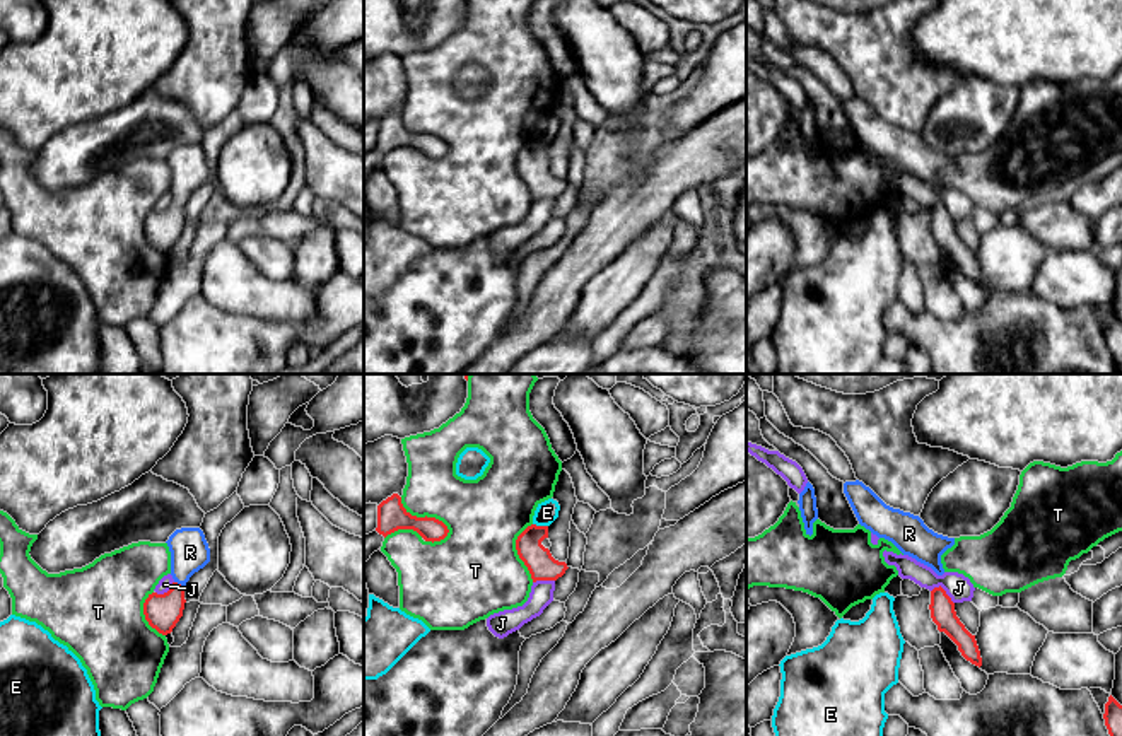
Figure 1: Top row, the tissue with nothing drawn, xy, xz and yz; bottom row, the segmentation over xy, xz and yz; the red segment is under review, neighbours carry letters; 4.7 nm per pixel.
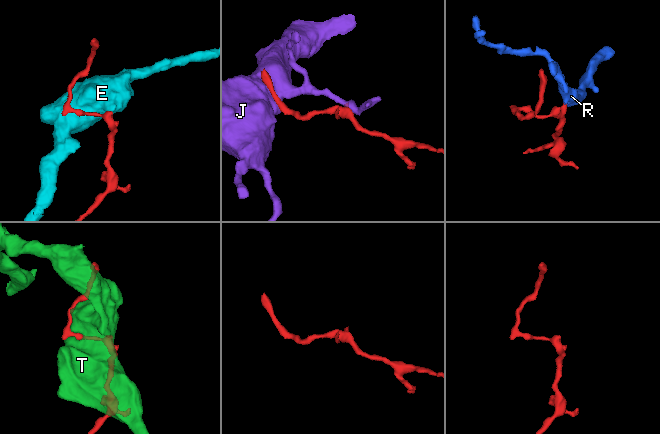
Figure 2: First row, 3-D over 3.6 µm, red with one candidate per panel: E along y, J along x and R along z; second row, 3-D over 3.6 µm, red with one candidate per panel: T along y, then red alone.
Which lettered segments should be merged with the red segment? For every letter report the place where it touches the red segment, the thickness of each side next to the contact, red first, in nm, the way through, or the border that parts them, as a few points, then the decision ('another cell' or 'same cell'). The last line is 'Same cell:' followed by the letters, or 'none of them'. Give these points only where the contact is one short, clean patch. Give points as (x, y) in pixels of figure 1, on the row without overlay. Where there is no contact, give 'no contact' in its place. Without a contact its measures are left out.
E: meets red in xz at (540, 144); 140 nm thick on the red side, 100 nm on the other; border along xz (533, 140), (547, 144); another cell
J: meets red in yz at (945, 209); 120 nm thick on the red side, 120 nm on the other; border along yz (931, 207), (940, 204), (953, 221); another cell
R: meets red in xy at (180, 202); 170 nm thick on the red side, 180 nm on the other; runs through xy (163, 229), (173, 219), (180, 202), (181, 185), (190, 169); same cell
T: meets red in xz at (426, 134); 140 nm thick on the red side, 320 nm on the other; another cell
Same cell: R

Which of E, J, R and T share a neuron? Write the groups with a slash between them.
E / J / R / T

